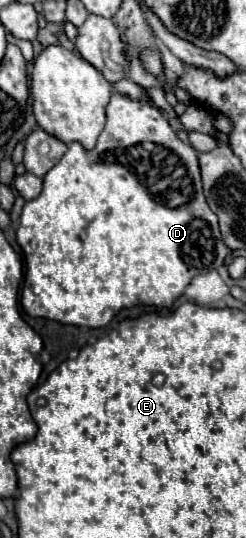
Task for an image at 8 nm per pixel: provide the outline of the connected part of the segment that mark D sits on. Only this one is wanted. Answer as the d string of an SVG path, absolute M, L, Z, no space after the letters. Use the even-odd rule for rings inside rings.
M117 91L113 93L107 105L107 123L105 123L103 133L99 135L95 149L85 151L81 143L71 143L67 153L61 157L61 161L43 177L41 195L25 203L21 219L19 219L17 243L25 255L25 279L23 279L23 291L21 291L21 307L25 309L25 313L31 317L45 317L45 319L53 319L65 325L87 325L93 329L109 325L109 321L121 309L131 309L135 305L169 309L175 303L175 299L183 295L185 287L191 283L195 275L219 269L223 265L225 255L229 253L229 249L225 247L221 239L217 215L209 209L205 195L203 195L197 151L191 145L185 145L183 141L177 139L177 133L171 129L169 121L157 107L153 107L149 101L135 101Z

